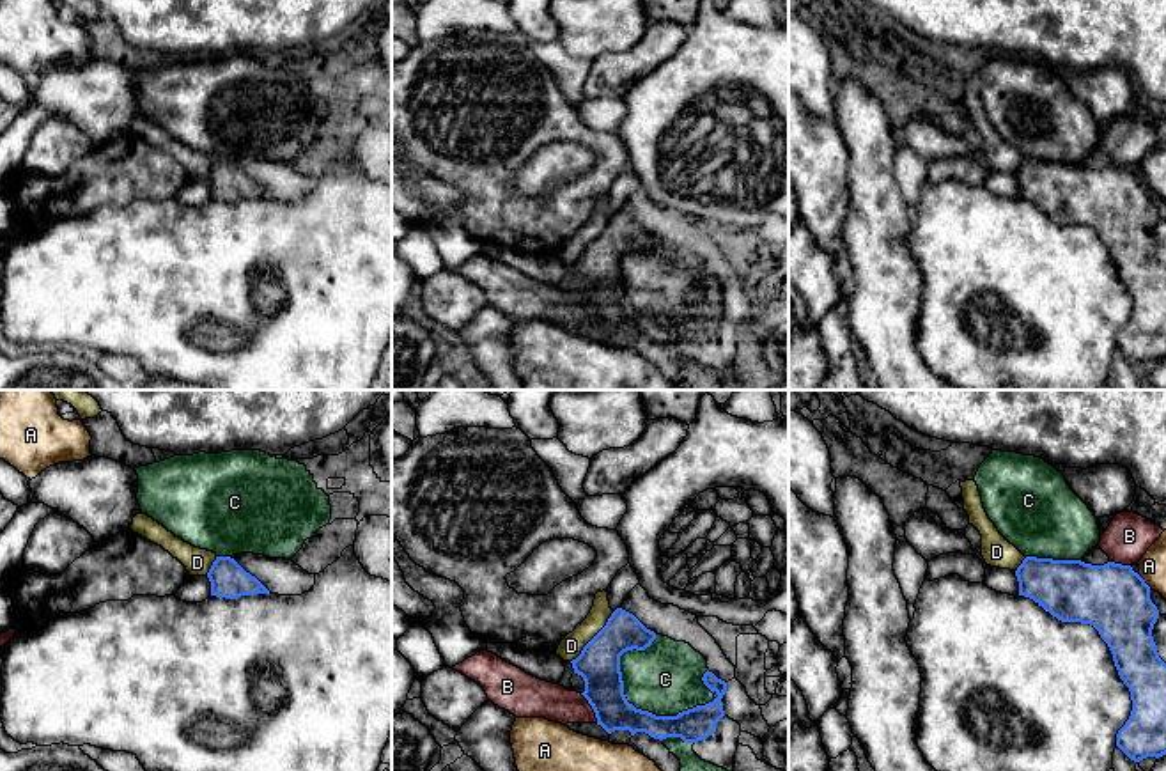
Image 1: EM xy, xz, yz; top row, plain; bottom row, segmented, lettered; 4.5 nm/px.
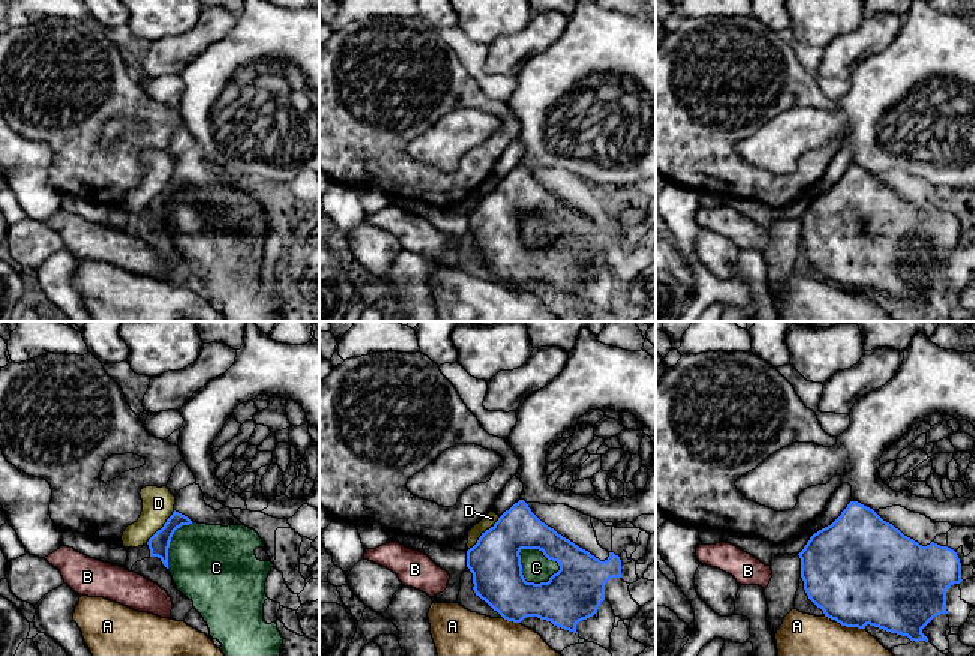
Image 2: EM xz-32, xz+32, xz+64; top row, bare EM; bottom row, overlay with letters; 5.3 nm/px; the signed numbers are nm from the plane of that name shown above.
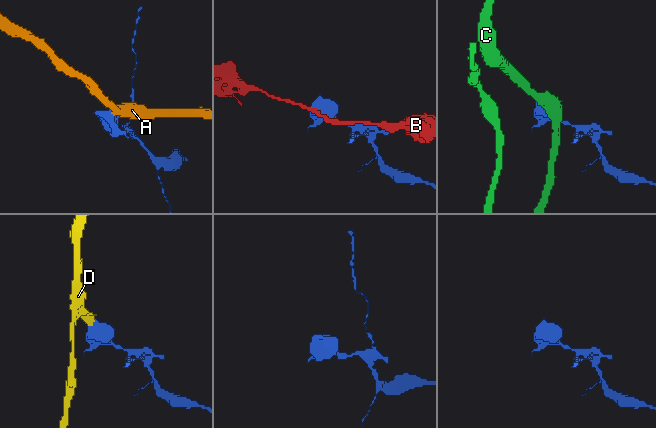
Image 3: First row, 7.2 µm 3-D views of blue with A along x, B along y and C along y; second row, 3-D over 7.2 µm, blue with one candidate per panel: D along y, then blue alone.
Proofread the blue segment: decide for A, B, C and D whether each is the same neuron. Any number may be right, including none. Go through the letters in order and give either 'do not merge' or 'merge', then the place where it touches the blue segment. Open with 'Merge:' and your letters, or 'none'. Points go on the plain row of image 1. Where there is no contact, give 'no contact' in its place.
Merge: none
A: do not merge; contact yz (1143, 185)
B: do not merge; contact xz (592, 311)
C: do not merge; contact xz (647, 314)
D: do not merge; contact xz (594, 240)

